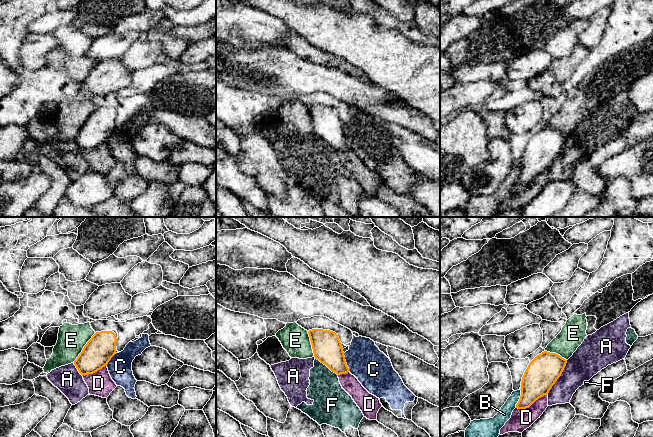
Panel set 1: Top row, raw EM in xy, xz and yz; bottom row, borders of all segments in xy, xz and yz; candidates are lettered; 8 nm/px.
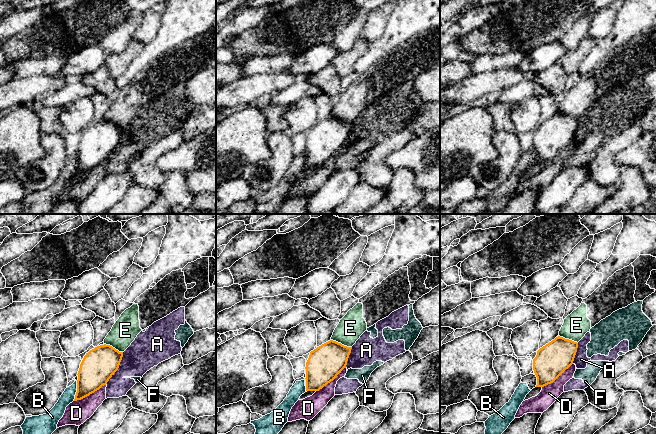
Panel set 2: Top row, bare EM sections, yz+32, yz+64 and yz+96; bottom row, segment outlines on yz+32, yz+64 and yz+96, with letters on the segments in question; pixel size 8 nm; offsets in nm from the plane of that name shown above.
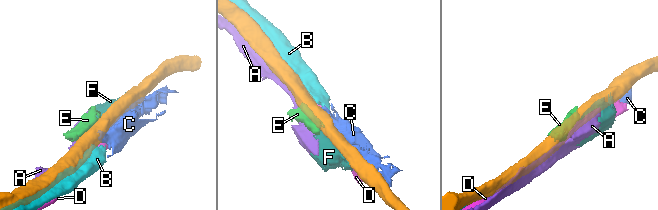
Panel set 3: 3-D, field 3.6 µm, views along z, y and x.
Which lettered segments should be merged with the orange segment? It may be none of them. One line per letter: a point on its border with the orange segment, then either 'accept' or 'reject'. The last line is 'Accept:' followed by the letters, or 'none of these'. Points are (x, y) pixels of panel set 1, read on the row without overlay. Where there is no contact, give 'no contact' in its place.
A: yz (559, 152) | reject
B: yz (520, 174) | reject
C: xz (345, 138) | reject
D: yz (531, 180) | reject
E: xy (83, 124) | reject
F: xz (326, 141) | reject
Accept: none of these

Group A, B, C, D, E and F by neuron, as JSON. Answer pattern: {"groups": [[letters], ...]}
{"groups": [["A", "F"], ["B", "C"], ["D"], ["E"]]}

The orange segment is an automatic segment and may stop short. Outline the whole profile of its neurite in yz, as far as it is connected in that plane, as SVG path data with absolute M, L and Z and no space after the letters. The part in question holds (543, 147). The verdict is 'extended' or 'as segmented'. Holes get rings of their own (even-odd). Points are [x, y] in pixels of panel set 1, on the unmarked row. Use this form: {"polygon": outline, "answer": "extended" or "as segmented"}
{"polygon": "M547 127L537 131L528 141L521 157L518 185L529 184L536 176L547 171L561 152L567 136Z", "answer": "as segmented"}

